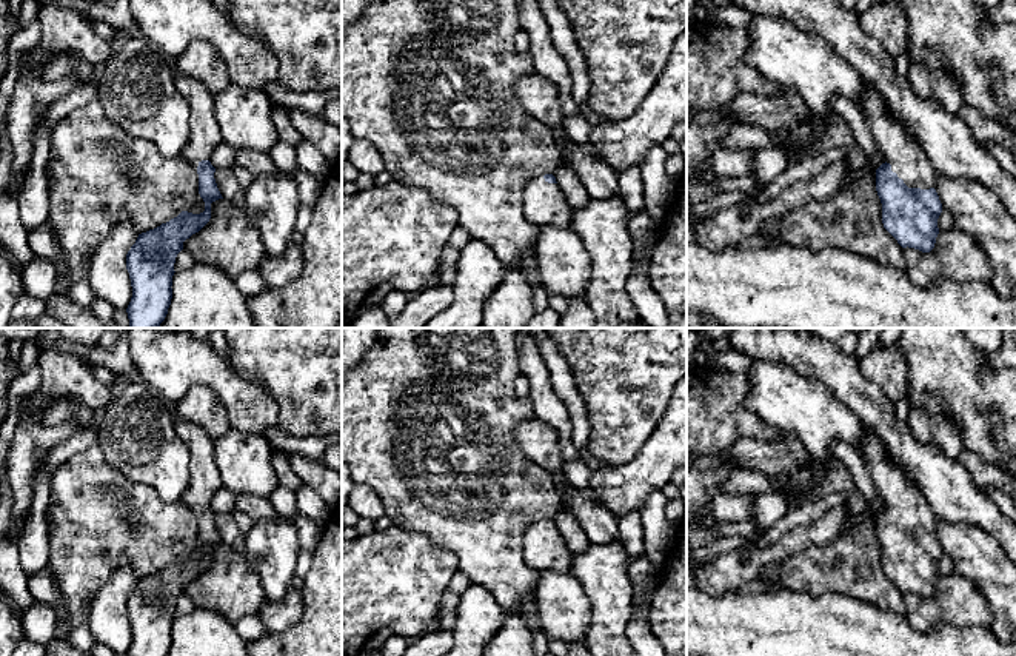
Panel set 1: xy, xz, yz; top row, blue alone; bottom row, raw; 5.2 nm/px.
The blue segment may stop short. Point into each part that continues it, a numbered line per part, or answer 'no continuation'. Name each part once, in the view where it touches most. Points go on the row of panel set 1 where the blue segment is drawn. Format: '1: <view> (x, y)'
1: yz (898, 147)

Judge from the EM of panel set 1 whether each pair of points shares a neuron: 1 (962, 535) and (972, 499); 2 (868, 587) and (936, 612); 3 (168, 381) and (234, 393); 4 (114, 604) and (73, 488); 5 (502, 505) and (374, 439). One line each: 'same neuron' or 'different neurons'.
1: different neurons
2: different neurons
3: same neuron
4: different neurons
5: same neuron

